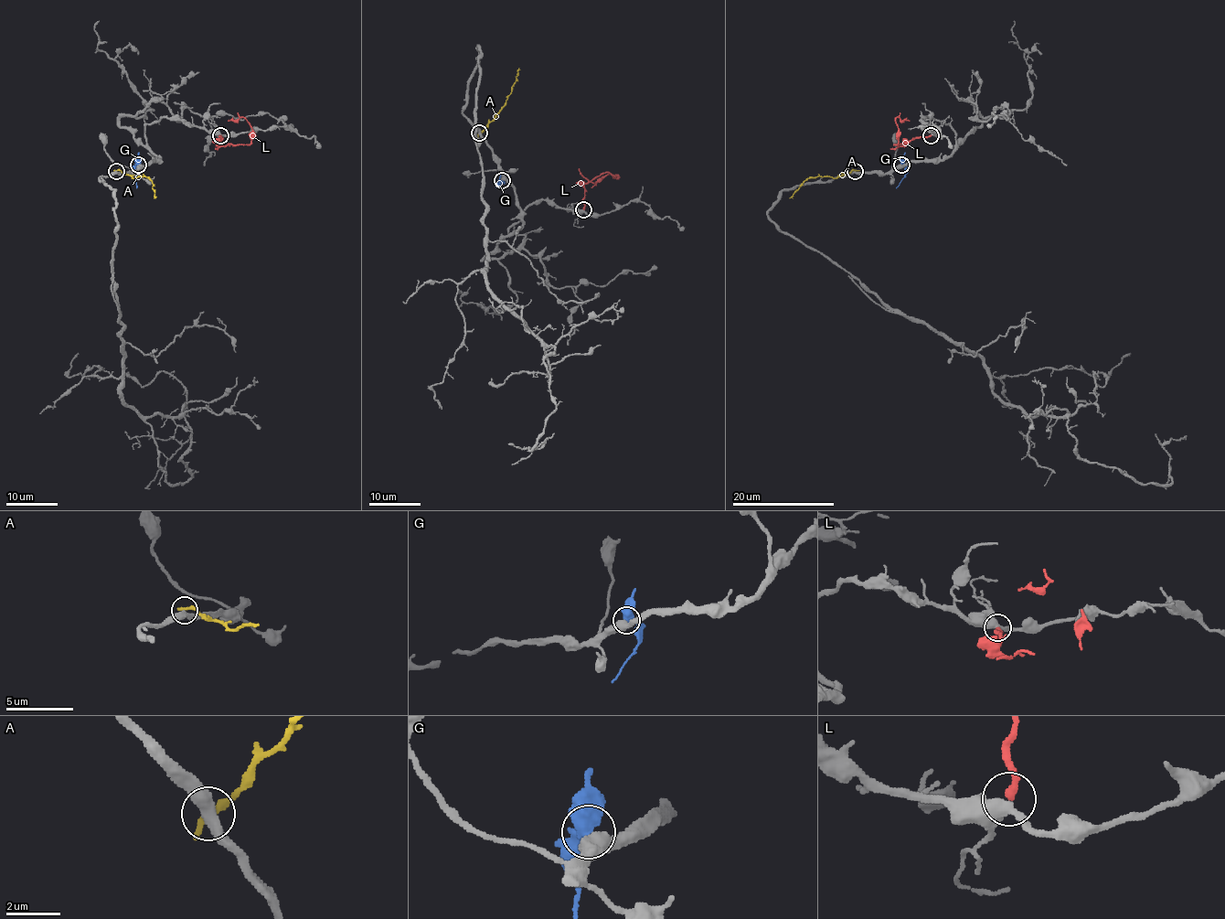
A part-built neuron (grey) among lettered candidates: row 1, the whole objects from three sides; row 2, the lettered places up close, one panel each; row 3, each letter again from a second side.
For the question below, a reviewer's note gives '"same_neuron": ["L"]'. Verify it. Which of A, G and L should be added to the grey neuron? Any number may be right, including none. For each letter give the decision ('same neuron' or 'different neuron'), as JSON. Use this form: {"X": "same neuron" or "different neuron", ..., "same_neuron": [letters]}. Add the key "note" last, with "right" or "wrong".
{"A": "different neuron", "G": "different neuron", "L": "same neuron", "same_neuron": ["L"], "note": "right"}

